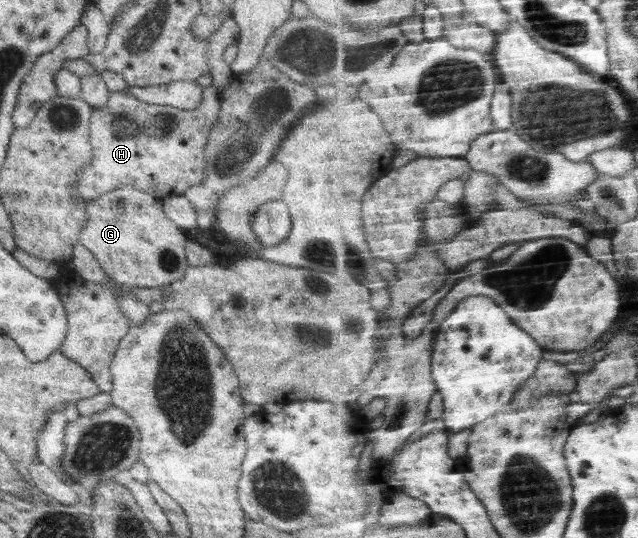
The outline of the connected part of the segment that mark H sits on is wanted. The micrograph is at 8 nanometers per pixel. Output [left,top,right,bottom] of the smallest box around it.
[78,85,220,201]

